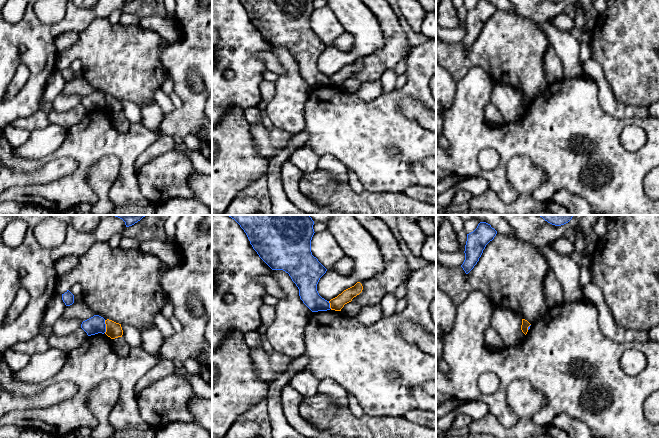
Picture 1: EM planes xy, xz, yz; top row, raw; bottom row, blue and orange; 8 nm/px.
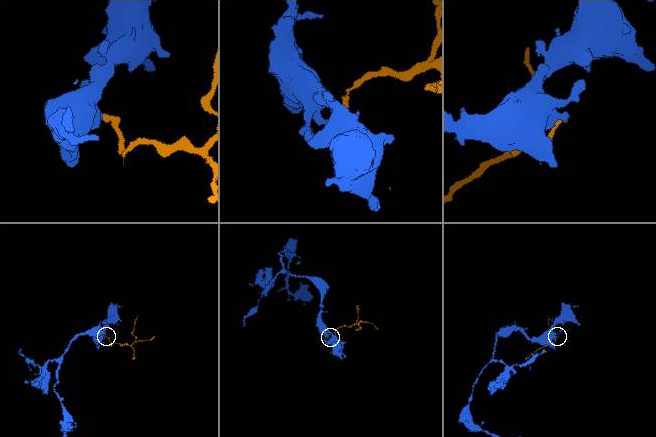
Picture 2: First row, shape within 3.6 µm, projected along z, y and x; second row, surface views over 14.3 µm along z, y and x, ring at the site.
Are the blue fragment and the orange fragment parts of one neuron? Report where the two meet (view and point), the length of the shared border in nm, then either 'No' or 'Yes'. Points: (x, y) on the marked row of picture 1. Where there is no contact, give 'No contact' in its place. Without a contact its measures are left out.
Touches blue at xy (105, 326). Shared border 100 nm. No

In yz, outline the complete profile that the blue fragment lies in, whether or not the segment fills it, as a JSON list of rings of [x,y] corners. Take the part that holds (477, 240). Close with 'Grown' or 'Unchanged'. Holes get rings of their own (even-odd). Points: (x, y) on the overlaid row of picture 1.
[[[480,222],[477,228],[467,234],[465,260],[461,267],[468,274],[479,261],[486,245],[494,239],[497,231],[486,222]]]. Unchanged

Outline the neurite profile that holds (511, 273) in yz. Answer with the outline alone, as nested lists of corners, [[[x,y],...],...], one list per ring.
[[[497,233],[486,245],[479,261],[468,274],[462,267],[446,267],[436,263],[436,284],[456,306],[462,303],[470,292],[480,291],[494,308],[510,309],[522,319],[534,324],[549,311],[544,293],[544,280],[550,269],[546,258],[533,244]]]

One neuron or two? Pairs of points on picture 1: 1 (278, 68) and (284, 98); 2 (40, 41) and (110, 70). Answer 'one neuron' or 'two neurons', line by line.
1: two neurons
2: two neurons

